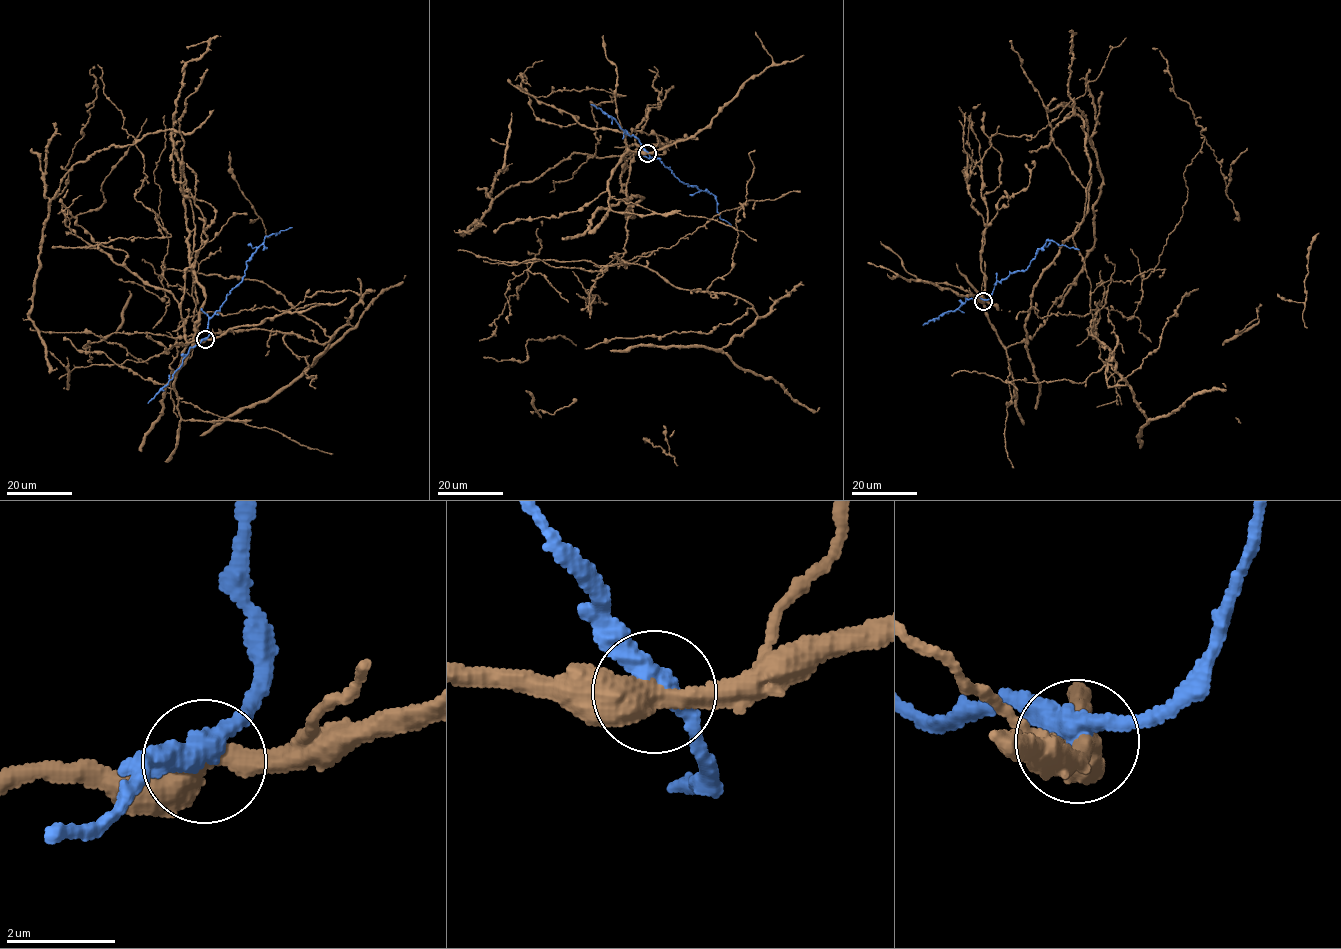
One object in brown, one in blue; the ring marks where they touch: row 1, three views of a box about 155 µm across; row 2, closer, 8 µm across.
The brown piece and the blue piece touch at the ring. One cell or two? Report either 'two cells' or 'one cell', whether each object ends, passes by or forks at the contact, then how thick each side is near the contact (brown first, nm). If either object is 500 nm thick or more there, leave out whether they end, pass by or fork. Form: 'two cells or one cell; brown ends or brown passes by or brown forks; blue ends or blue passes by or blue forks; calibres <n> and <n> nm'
two cells; brown passes by; blue passes by; calibres 480 and 400 nm

